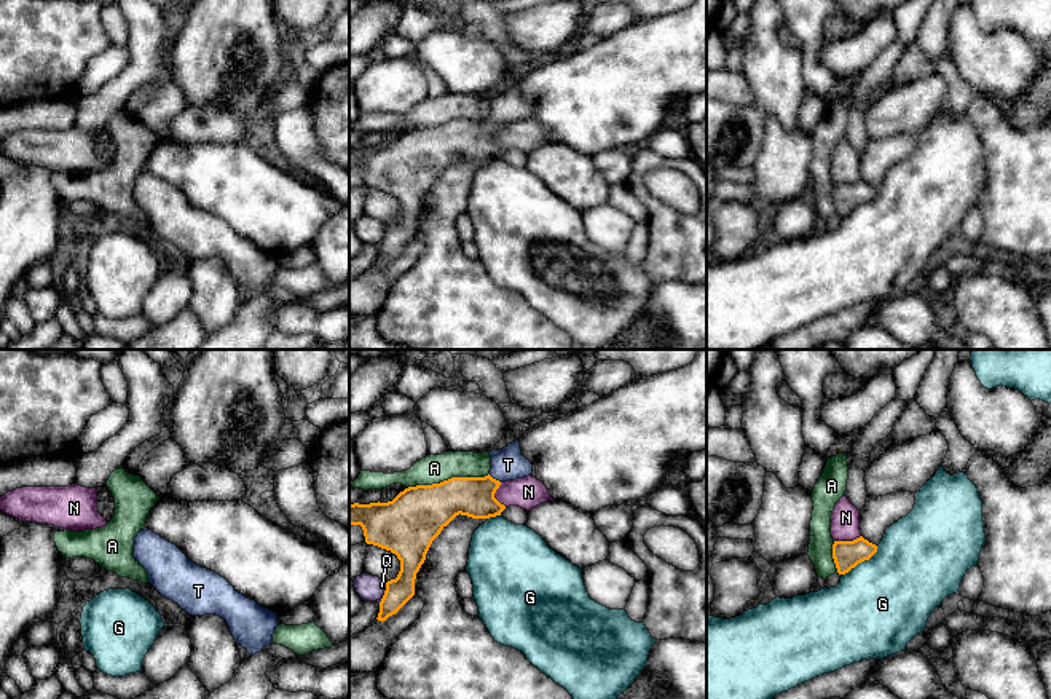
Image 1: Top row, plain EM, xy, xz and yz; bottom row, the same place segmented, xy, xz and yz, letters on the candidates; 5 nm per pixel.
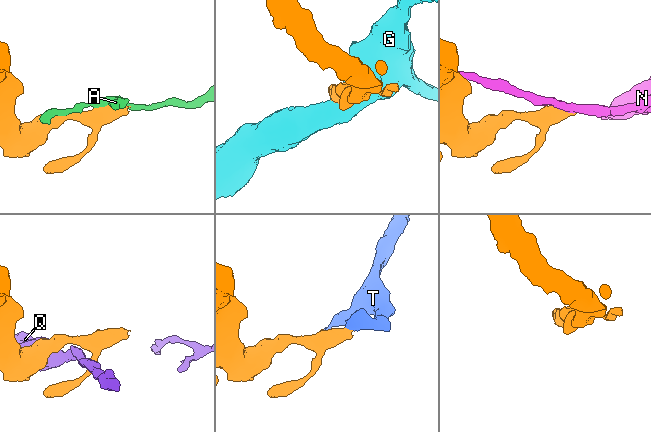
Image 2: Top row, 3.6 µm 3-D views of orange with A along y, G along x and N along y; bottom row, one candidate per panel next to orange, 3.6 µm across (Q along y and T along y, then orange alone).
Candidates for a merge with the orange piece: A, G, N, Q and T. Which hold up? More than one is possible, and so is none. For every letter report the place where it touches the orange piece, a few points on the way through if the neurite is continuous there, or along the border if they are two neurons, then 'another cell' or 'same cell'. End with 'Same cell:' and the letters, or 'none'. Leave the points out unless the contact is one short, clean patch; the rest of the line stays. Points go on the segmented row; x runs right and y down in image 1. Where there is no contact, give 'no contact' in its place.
A: contact xz (448, 479); another cell
G: contact yz (862, 560); border yz (877, 546), (868, 559), (842, 575); another cell
N: contact xz (493, 495); another cell
Q: contact xz (385, 592); border xz (386, 583), (385, 594), (378, 602); another cell
T: contact xz (495, 479); way xz (474, 497), (495, 479), (507, 465); same cell
Same cell: T

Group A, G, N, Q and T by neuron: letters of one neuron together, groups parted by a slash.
A / G / N / Q / T

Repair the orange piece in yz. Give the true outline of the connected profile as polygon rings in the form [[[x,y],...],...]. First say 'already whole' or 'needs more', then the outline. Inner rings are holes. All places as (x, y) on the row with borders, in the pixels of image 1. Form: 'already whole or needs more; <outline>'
already whole; [[[863,536],[853,541],[834,541],[833,559],[839,575],[848,573],[858,563],[869,560],[877,552],[877,546]]]

